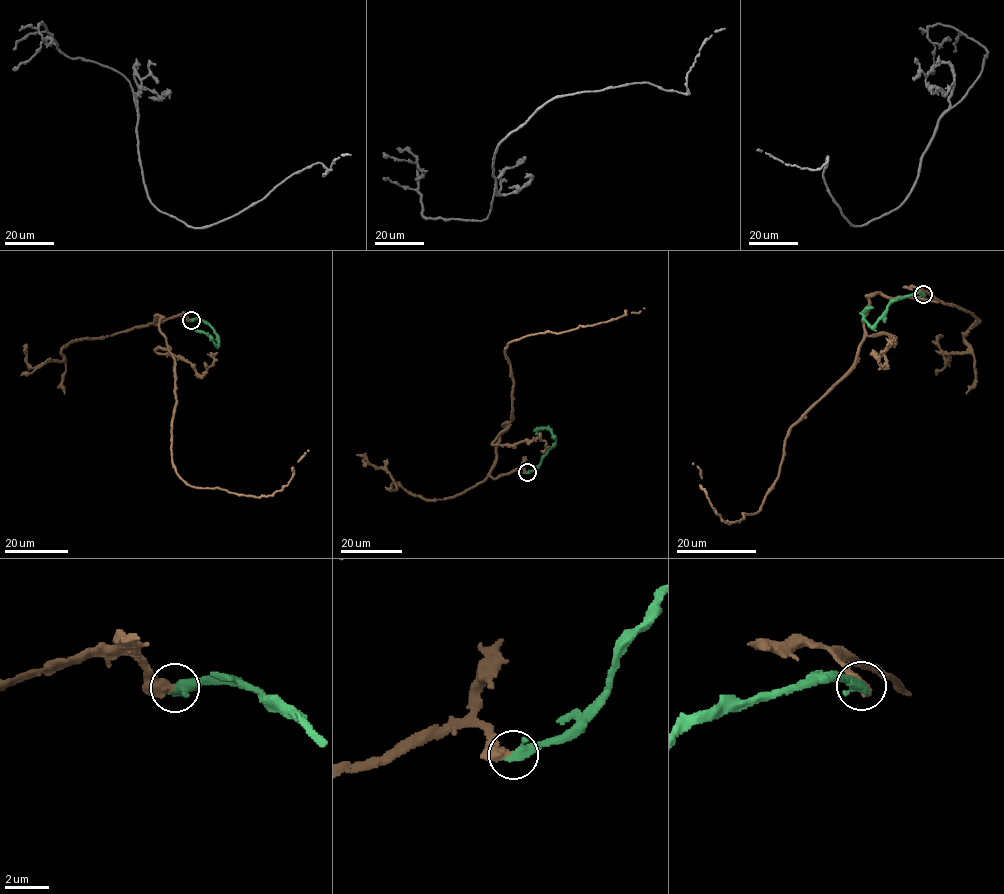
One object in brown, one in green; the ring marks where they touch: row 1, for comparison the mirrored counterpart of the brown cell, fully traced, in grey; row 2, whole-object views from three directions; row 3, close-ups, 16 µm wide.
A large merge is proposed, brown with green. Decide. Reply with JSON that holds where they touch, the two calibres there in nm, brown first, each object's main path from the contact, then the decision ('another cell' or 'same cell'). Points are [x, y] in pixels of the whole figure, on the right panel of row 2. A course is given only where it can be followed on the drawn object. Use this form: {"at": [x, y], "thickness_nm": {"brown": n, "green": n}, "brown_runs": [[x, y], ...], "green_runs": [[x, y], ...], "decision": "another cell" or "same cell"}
{"at": [923, 294], "thickness_nm": {"brown": 480, "green": 550}, "brown_runs": [[923, 294], [938, 301], [868, 295], [858, 359], [789, 431], [778, 478], [753, 514], [725, 522], [693, 463]], "green_runs": [[923, 295], [899, 297], [871, 326], [863, 314], [869, 306]], "decision": "another cell"}

